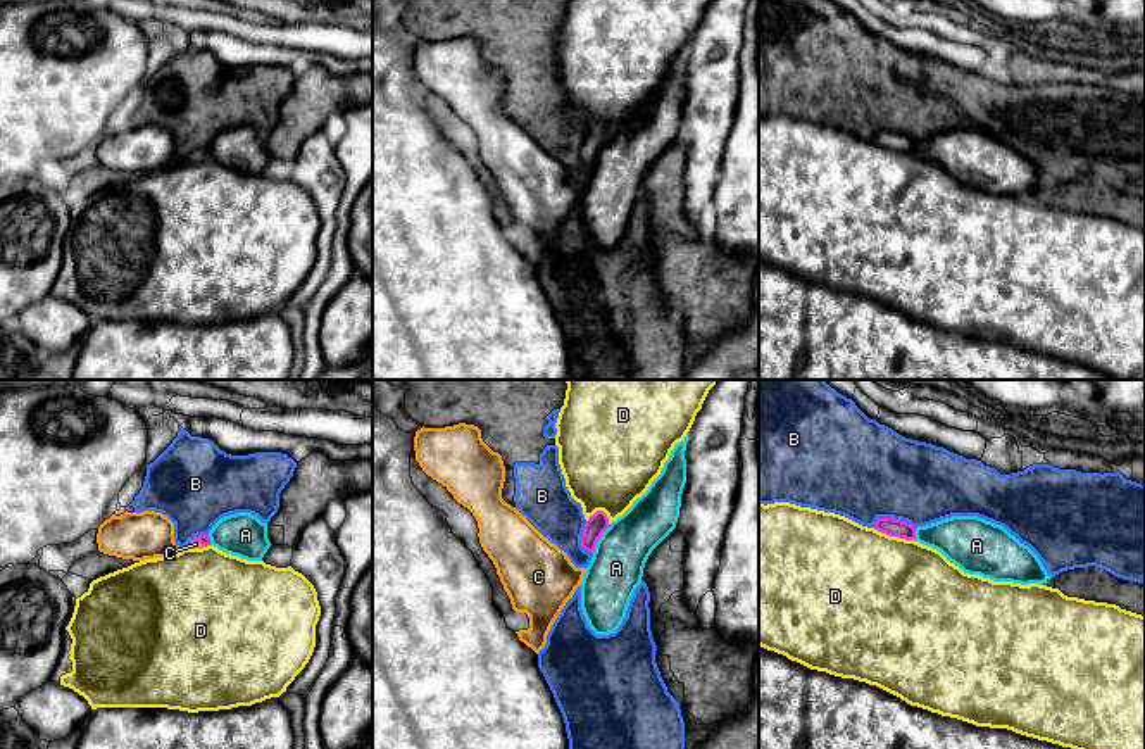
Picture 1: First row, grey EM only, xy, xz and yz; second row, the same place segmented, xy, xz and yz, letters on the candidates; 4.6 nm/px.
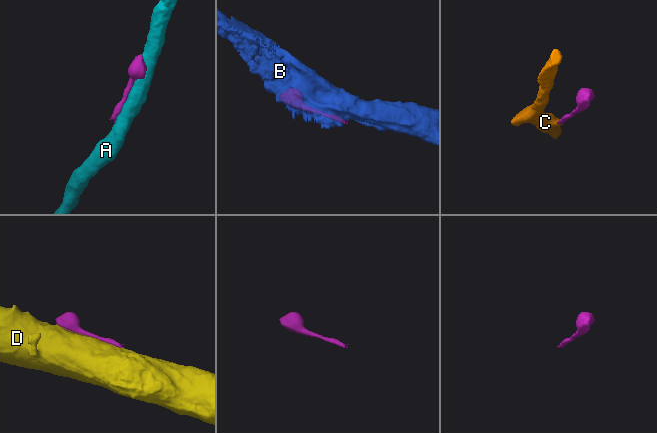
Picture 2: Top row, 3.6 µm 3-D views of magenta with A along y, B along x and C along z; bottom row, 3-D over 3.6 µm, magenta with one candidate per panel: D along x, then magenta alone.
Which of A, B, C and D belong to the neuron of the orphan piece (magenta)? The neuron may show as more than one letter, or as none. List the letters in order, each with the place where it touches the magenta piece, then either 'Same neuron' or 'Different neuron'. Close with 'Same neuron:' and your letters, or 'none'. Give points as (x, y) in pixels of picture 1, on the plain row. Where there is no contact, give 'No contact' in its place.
A: Touches magenta at xz (599, 151). Different neuron
B: Touches magenta at yz (892, 132). Different neuron
C: Touches magenta at xy (197, 154). Same neuron
D: Touches magenta at yz (894, 149). Different neuron
Same neuron: C

